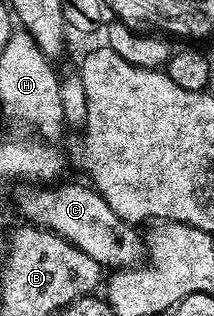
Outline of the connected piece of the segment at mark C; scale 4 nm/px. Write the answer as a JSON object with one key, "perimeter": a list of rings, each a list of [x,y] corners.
{"perimeter":[[[77,182],[61,185],[25,184],[18,189],[21,191],[17,194],[17,210],[26,223],[66,238],[103,268],[132,268],[146,261],[147,242],[142,235],[141,238],[137,235],[138,227],[115,216],[111,204],[107,204],[92,185],[80,186]]]}

